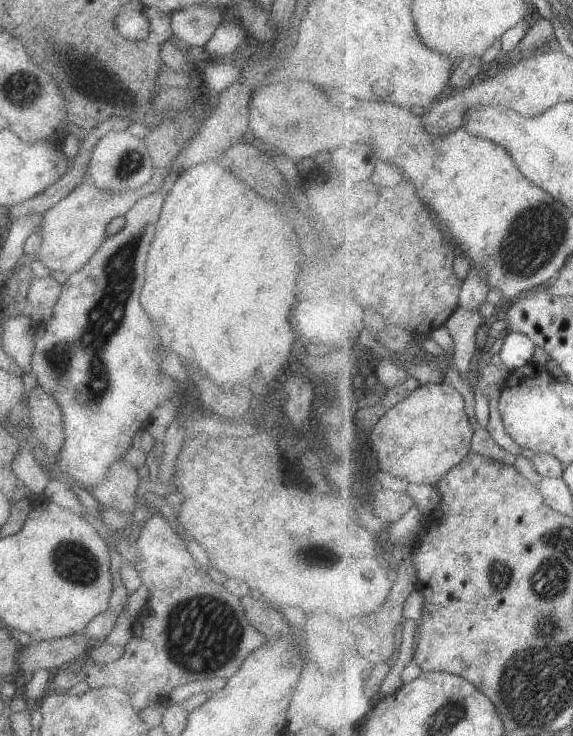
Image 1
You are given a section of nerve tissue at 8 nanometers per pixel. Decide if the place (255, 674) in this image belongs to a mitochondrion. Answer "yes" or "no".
no

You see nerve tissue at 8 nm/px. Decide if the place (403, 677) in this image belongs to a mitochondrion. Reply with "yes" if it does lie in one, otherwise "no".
no

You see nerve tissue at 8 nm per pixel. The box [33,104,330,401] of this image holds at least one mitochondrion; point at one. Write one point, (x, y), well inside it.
(104, 319)

